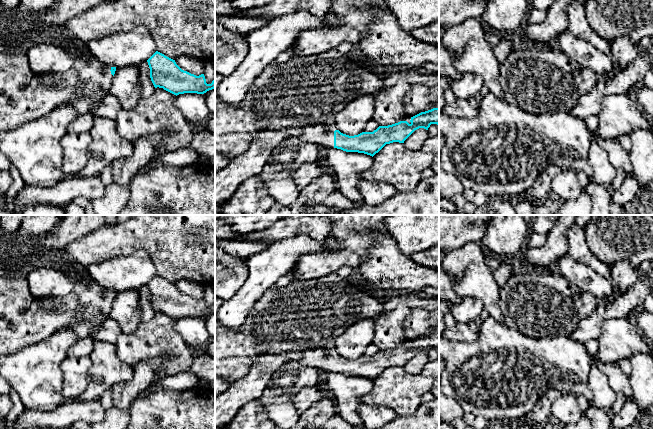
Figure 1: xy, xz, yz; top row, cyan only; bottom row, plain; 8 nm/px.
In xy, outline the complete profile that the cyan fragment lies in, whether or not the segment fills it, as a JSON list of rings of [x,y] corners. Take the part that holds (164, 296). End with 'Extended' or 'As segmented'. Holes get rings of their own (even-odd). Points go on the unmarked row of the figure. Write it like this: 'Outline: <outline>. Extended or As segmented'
Outline: [[[158,275],[147,286],[155,312],[163,312],[176,320],[184,317],[204,318],[215,312],[215,303],[211,308],[207,308],[204,298],[196,300],[184,295],[175,284]]]. As segmented

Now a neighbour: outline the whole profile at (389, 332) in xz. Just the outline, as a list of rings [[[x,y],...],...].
[[[399,305],[374,319],[375,337],[373,344],[379,350],[392,349],[407,341],[402,323],[410,312],[410,308]]]

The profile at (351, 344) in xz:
[[[374,319],[356,321],[335,340],[337,353],[346,359],[354,360],[364,356],[366,348],[375,337]]]

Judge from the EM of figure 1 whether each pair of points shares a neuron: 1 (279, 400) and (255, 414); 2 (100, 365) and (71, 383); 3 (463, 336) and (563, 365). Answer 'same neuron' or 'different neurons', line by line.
1: different neurons
2: different neurons
3: different neurons

